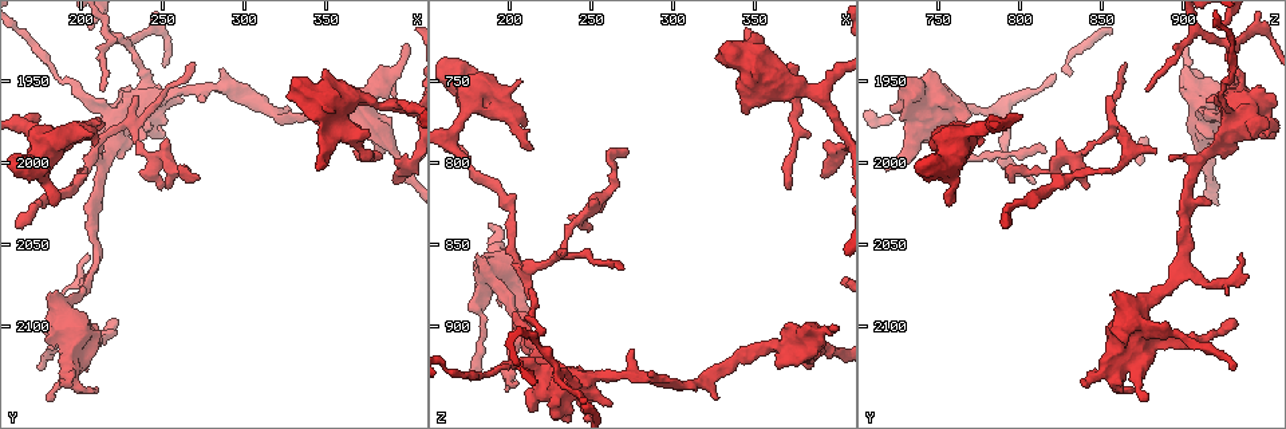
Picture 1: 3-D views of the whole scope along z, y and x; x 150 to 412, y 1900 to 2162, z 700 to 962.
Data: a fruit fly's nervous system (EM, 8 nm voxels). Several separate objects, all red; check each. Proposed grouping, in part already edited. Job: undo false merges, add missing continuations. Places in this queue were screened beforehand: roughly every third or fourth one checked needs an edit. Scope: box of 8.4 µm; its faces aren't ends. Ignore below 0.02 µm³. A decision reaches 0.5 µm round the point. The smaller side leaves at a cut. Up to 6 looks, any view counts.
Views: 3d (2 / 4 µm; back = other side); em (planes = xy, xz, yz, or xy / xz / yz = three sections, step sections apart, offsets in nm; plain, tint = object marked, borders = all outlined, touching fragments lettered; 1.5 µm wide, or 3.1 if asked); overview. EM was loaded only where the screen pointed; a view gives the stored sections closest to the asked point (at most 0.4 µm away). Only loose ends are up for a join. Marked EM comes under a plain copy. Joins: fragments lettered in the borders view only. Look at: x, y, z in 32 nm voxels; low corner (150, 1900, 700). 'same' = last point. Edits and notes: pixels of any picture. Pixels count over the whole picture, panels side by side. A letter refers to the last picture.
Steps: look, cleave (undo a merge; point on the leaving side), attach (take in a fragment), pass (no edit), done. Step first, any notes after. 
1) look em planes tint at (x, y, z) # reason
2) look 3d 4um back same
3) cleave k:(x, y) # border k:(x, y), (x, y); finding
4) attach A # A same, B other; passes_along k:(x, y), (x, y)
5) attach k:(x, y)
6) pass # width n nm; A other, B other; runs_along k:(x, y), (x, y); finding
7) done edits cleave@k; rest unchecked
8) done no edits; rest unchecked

look 3d 2um at (186, 2026, 758) # an open end

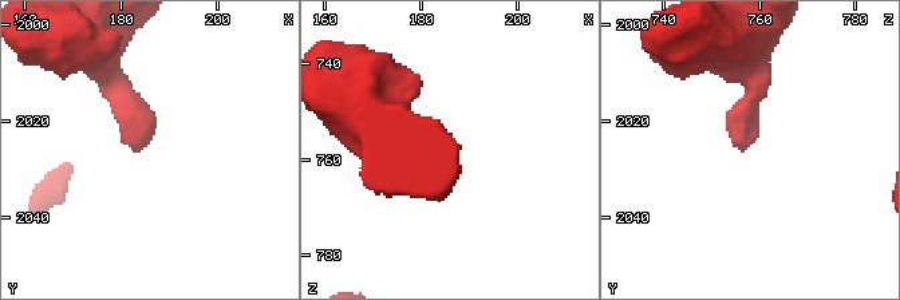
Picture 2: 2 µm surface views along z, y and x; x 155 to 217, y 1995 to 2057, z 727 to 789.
look em planes borders at (186, 2025, 758) # now the EM

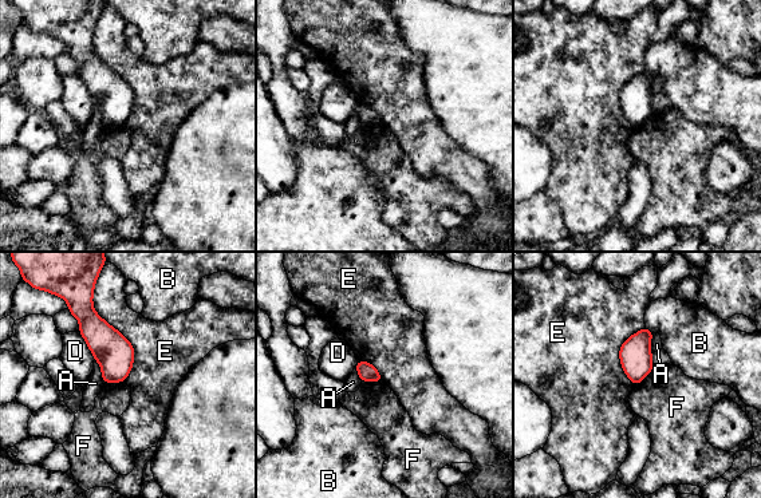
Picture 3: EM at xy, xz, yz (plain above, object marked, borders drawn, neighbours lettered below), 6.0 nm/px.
pass # A other, B other, D other, E other, F other; border 3:(93, 295), (133, 347), (125, 380); none of them fits

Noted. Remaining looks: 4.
look em planes borders at (344, 1972, 768) # branch stops here

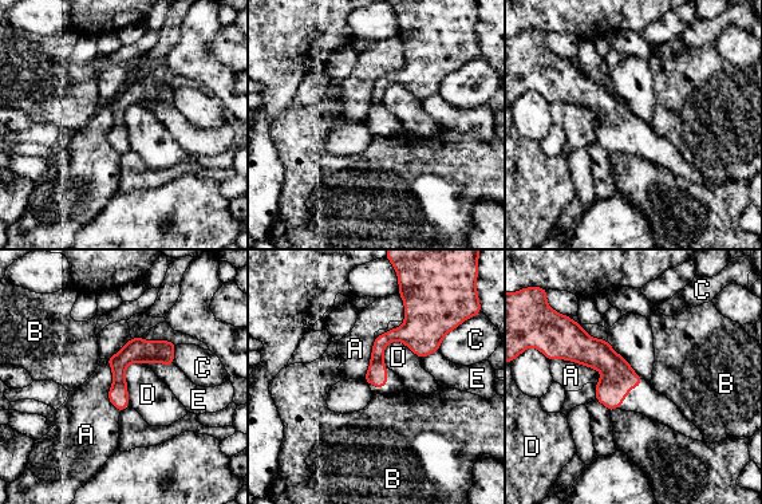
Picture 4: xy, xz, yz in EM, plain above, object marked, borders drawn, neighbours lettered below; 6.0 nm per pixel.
pass # A other, B other, C other, D other, E other; border 4:(551, 359), (588, 365), (601, 377); no lettered fragment goes on from it

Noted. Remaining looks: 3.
look 3d 4um at (212, 1974, 792)

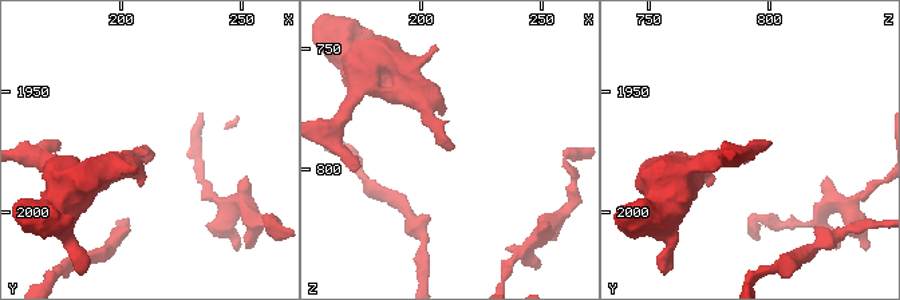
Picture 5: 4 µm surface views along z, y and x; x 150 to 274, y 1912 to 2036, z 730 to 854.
look em yz step 4 tint at (213, 1976, 790)

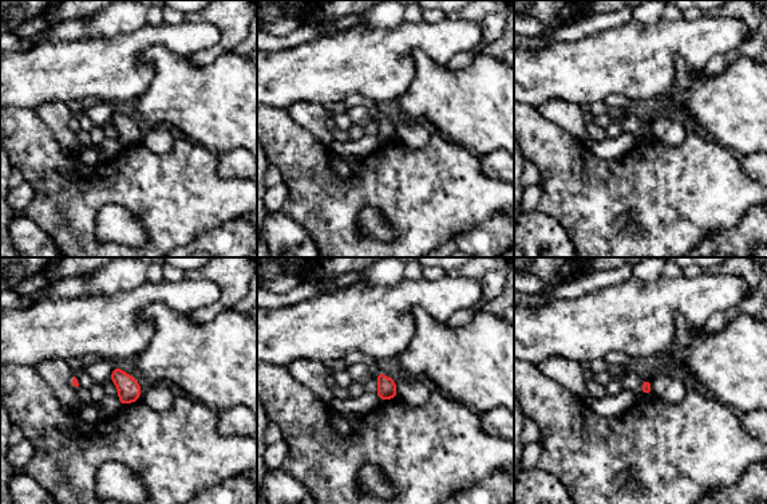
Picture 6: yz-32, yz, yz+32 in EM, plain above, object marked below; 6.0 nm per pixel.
look em planes borders same # cut it another way

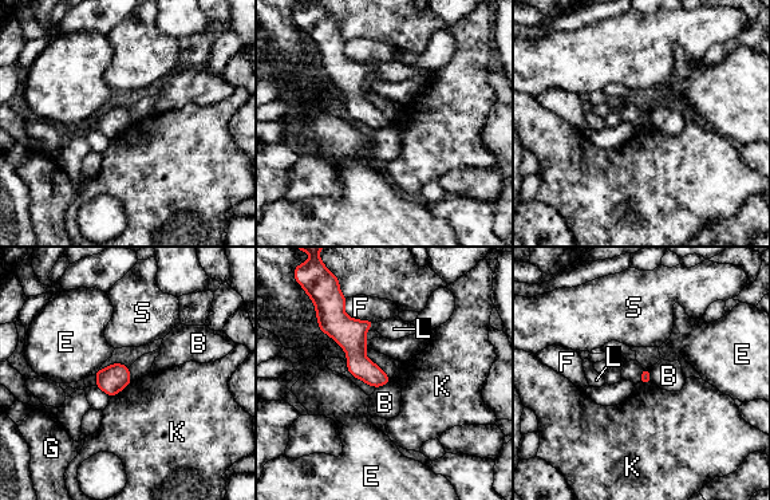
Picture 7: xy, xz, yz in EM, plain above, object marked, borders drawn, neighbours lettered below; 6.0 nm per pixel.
pass # longest_contact F 240 nm; B other, E other, F other, G other, K other, L other, S other; runs_along 7:(334, 314), (355, 355), (383, 381); none of them fits

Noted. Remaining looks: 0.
done no edits; rest unchecked

